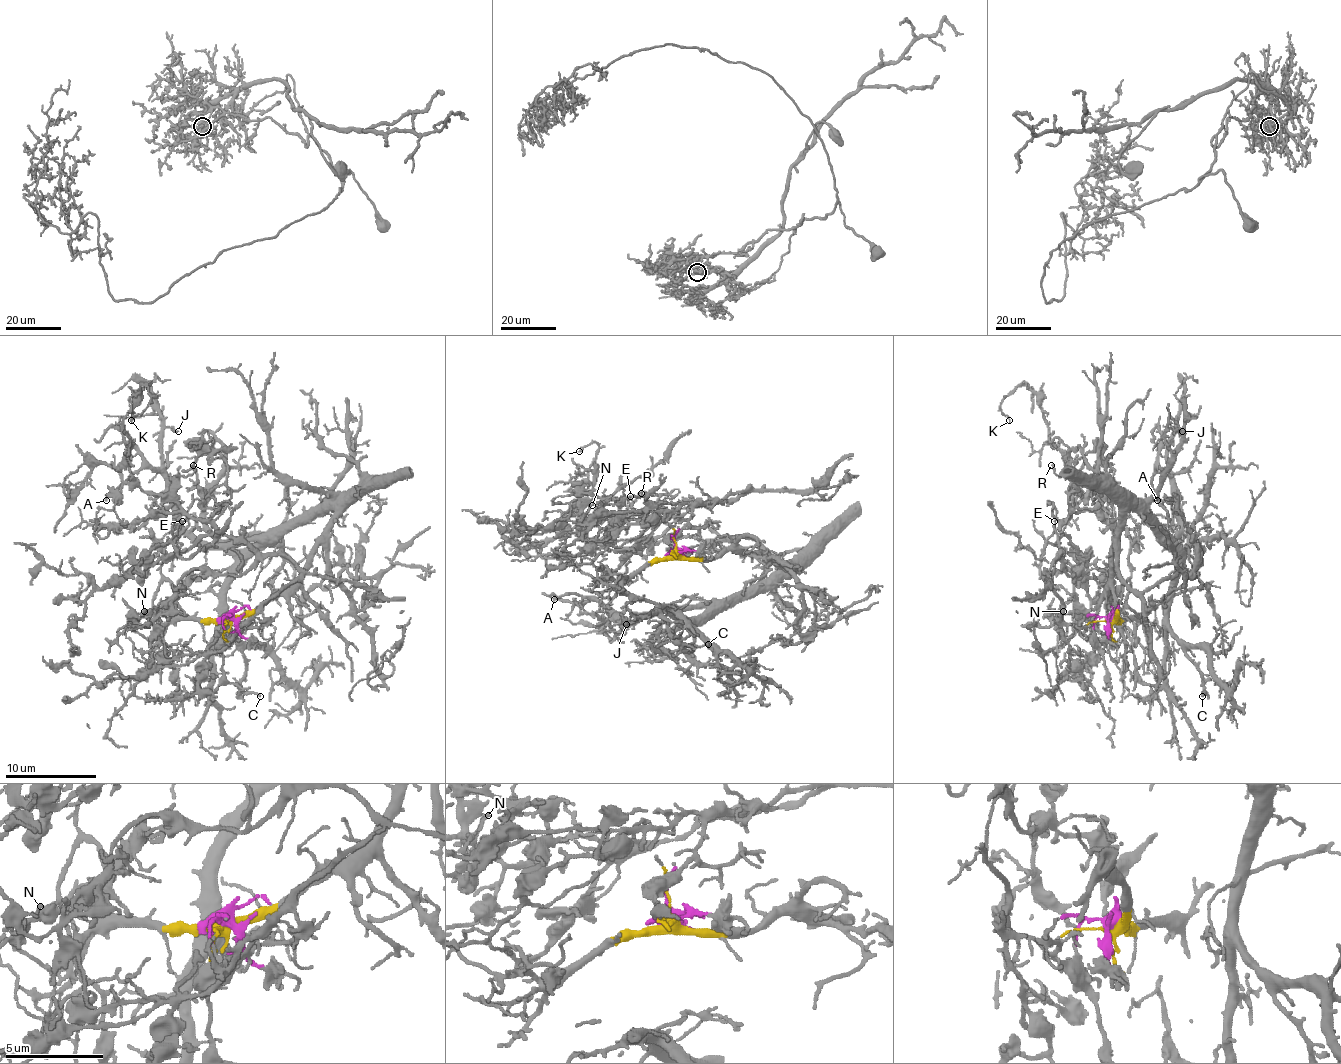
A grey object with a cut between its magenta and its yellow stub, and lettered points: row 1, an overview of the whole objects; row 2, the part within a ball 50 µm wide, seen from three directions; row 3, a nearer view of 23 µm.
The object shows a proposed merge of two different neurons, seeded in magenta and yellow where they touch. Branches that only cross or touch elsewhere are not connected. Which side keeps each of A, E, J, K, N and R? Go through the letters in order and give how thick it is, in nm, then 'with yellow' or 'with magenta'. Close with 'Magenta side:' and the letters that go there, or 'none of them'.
A: 190 nm | with yellow
E: 100 nm | with magenta
J: 110 nm | with yellow
K: 120 nm | with magenta
N: 140 nm | with magenta
R: 160 nm | with magenta
Magenta side: E, K, N, R

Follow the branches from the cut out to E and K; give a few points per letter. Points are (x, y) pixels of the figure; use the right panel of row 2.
E: (1112, 617), (1099, 617), (1089, 635), (1062, 619), (1048, 569), (1062, 535), (1085, 562), (1046, 539), (1053, 521)
K: (1112, 617), (1099, 617), (1089, 635), (1062, 619), (1048, 569), (1080, 489), (1026, 385), (1003, 401), (1010, 421)

